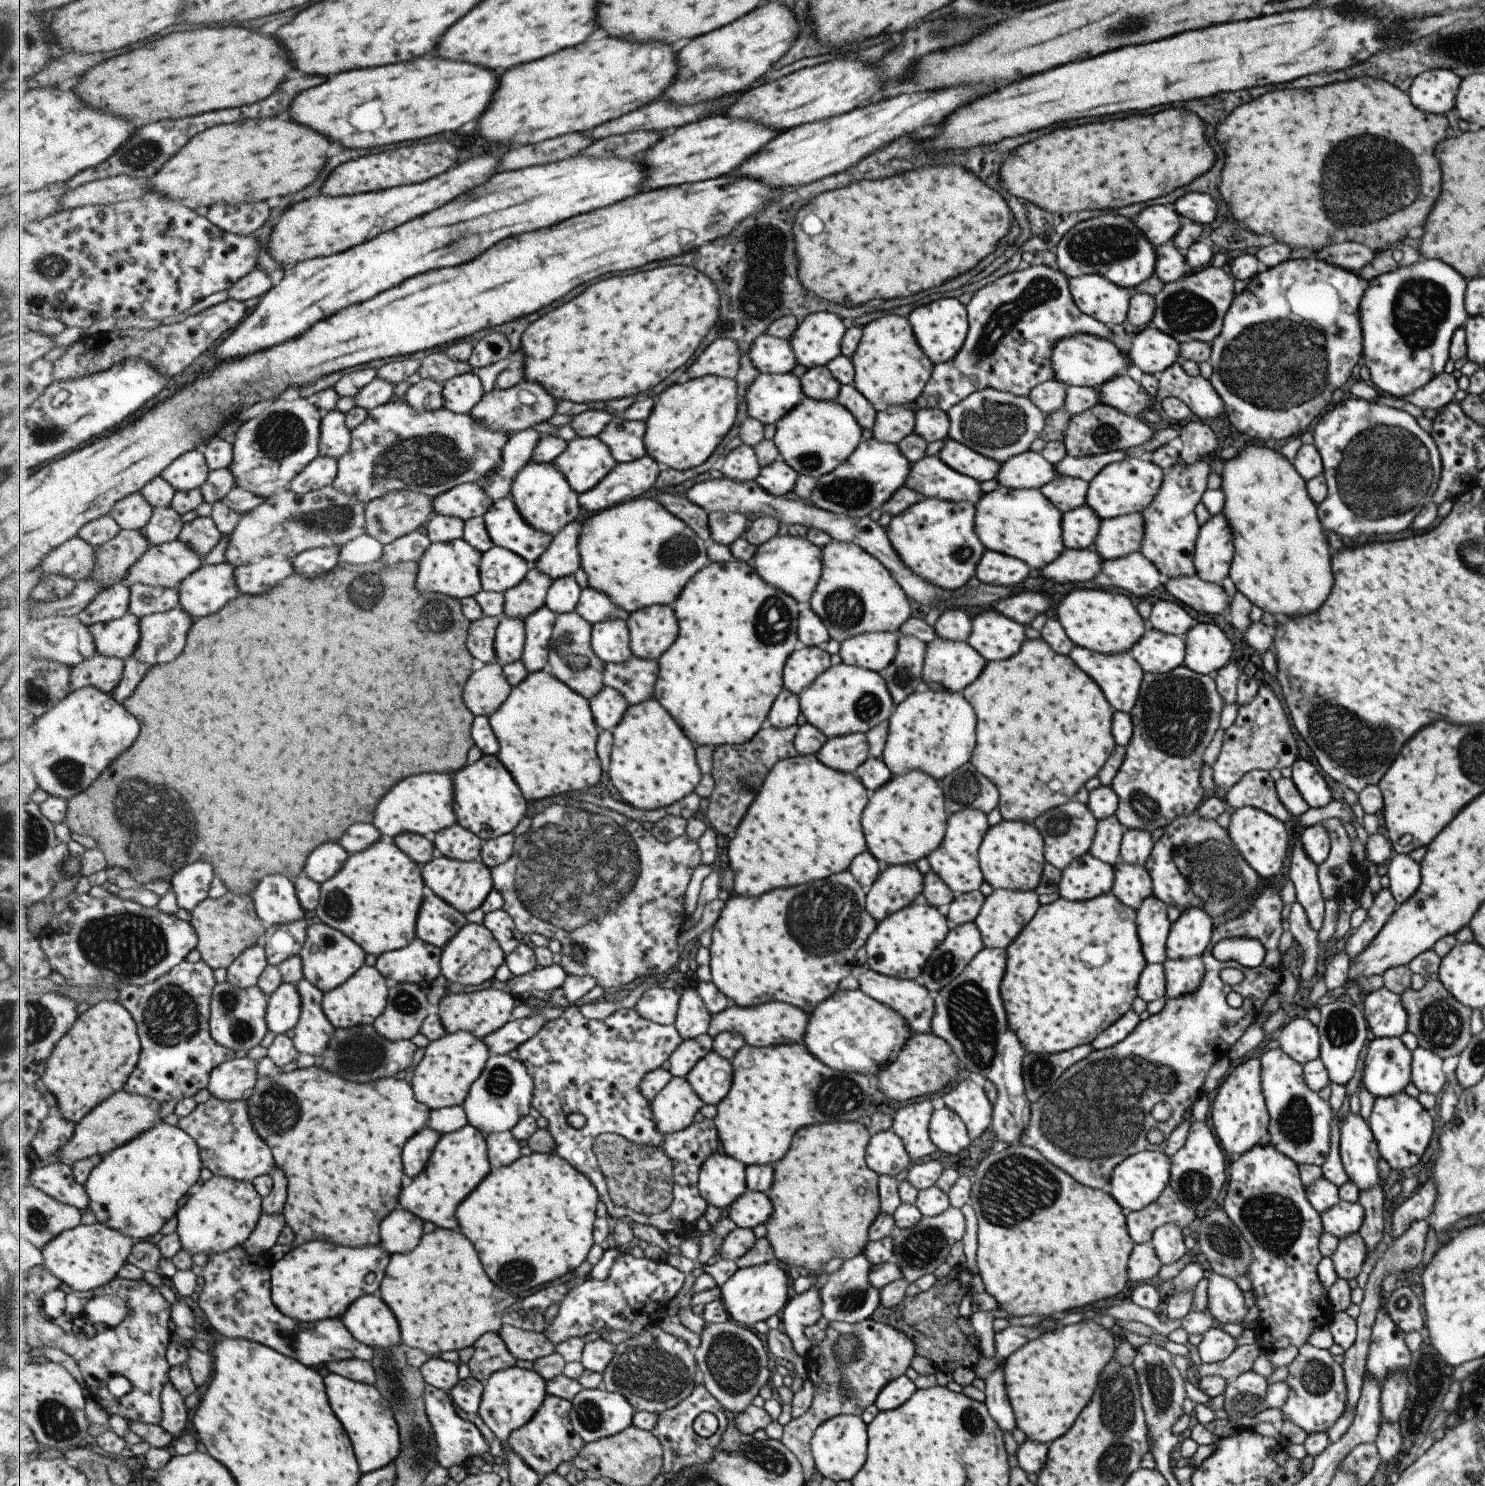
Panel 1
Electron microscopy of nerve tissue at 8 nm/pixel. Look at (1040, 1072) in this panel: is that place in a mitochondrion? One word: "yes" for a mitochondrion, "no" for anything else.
yes

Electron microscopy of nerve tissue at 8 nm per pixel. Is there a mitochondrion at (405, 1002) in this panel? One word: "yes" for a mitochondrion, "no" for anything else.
yes

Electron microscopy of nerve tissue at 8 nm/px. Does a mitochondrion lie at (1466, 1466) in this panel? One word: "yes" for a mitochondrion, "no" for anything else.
no

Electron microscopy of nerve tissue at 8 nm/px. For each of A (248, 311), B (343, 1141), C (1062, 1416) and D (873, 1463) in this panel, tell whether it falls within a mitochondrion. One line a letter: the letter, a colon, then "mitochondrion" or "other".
A: other
B: other
C: other
D: other

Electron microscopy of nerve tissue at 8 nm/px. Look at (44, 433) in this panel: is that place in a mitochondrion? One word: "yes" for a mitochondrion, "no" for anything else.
yes

